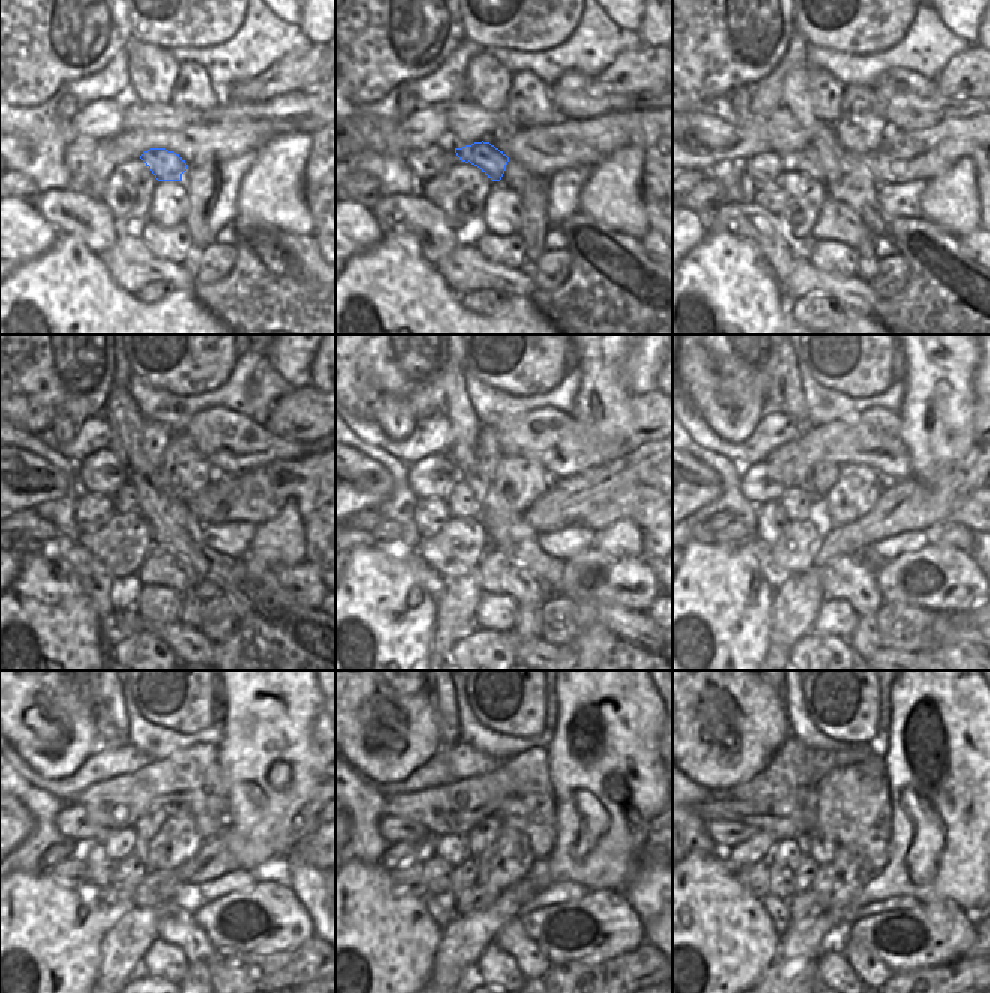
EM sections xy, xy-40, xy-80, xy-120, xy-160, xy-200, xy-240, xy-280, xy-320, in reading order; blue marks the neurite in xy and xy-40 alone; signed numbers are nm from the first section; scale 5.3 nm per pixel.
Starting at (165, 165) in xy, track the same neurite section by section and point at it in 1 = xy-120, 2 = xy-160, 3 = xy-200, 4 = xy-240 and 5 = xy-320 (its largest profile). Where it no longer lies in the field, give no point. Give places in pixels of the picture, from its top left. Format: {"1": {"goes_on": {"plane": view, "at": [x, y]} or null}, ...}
{"1": {"goes_on": {"plane": "xy-120", "at": [126, 501]}}, "2": {"goes_on": {"plane": "xy-160", "at": [461, 503]}}, "3": {"goes_on": {"plane": "xy-200", "at": [797, 503]}}, "4": {"goes_on": {"plane": "xy-240", "at": [119, 845]}}, "5": {"goes_on": {"plane": "xy-320", "at": [788, 854]}}}

